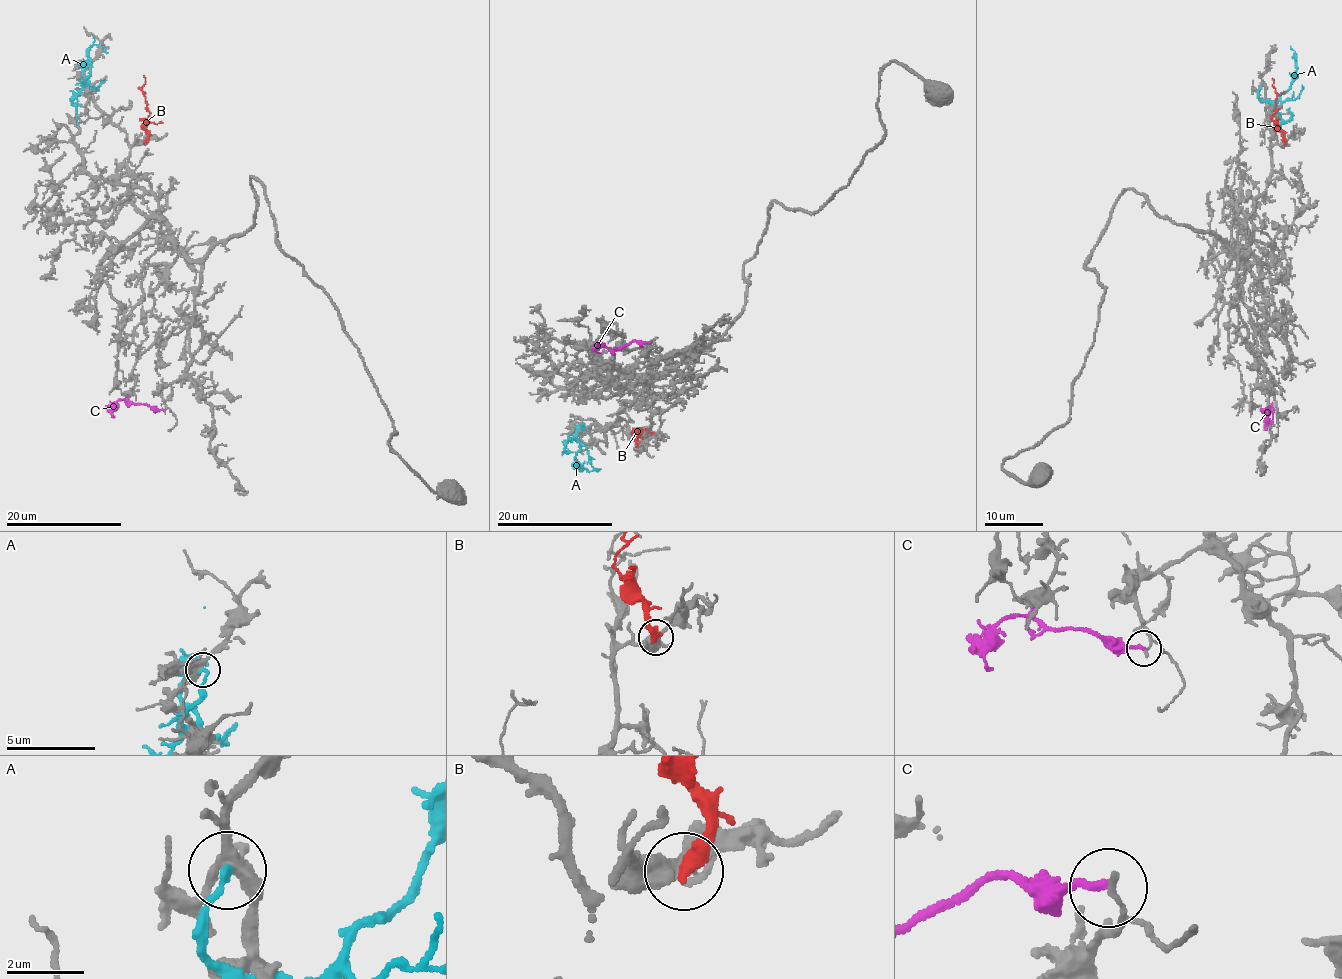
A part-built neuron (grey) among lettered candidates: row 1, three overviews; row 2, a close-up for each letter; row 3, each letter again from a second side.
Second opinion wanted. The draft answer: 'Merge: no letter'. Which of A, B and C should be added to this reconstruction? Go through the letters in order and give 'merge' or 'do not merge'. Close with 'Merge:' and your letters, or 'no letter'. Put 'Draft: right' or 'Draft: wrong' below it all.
A: do not merge
B: do not merge
C: do not merge
Merge: no letter
Draft: right

